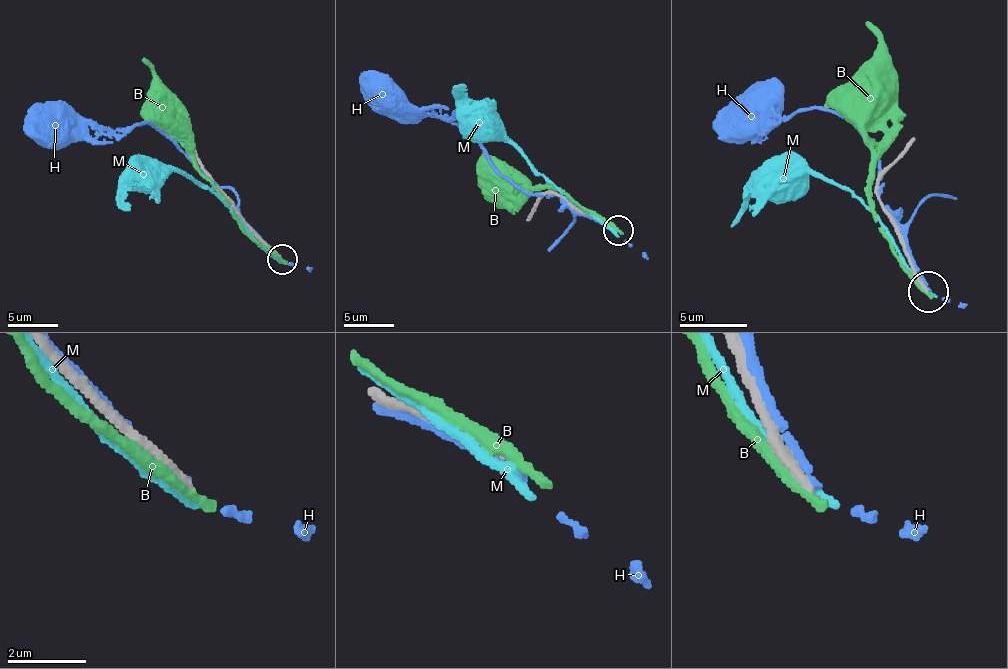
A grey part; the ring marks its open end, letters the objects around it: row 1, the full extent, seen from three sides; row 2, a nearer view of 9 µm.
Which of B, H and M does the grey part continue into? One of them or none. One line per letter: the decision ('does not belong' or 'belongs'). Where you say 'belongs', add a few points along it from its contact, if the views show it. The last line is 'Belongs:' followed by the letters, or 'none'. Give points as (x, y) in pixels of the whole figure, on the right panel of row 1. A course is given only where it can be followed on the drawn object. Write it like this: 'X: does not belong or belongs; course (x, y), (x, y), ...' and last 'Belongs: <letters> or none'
B: does not belong
H: does not belong
M: does not belong
Belongs: none

